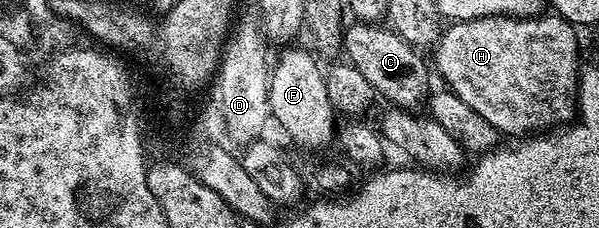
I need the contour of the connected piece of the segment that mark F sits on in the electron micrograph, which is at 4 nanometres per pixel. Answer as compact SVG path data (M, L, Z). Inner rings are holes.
M285 48L281 55L271 66L269 75L269 104L272 121L278 122L279 125L285 126L285 130L305 149L305 152L321 152L329 141L331 143L335 138L335 109L331 104L331 100L327 96L327 84L322 67L317 67L318 59L312 53L308 54L305 50L289 50L293 48Z

